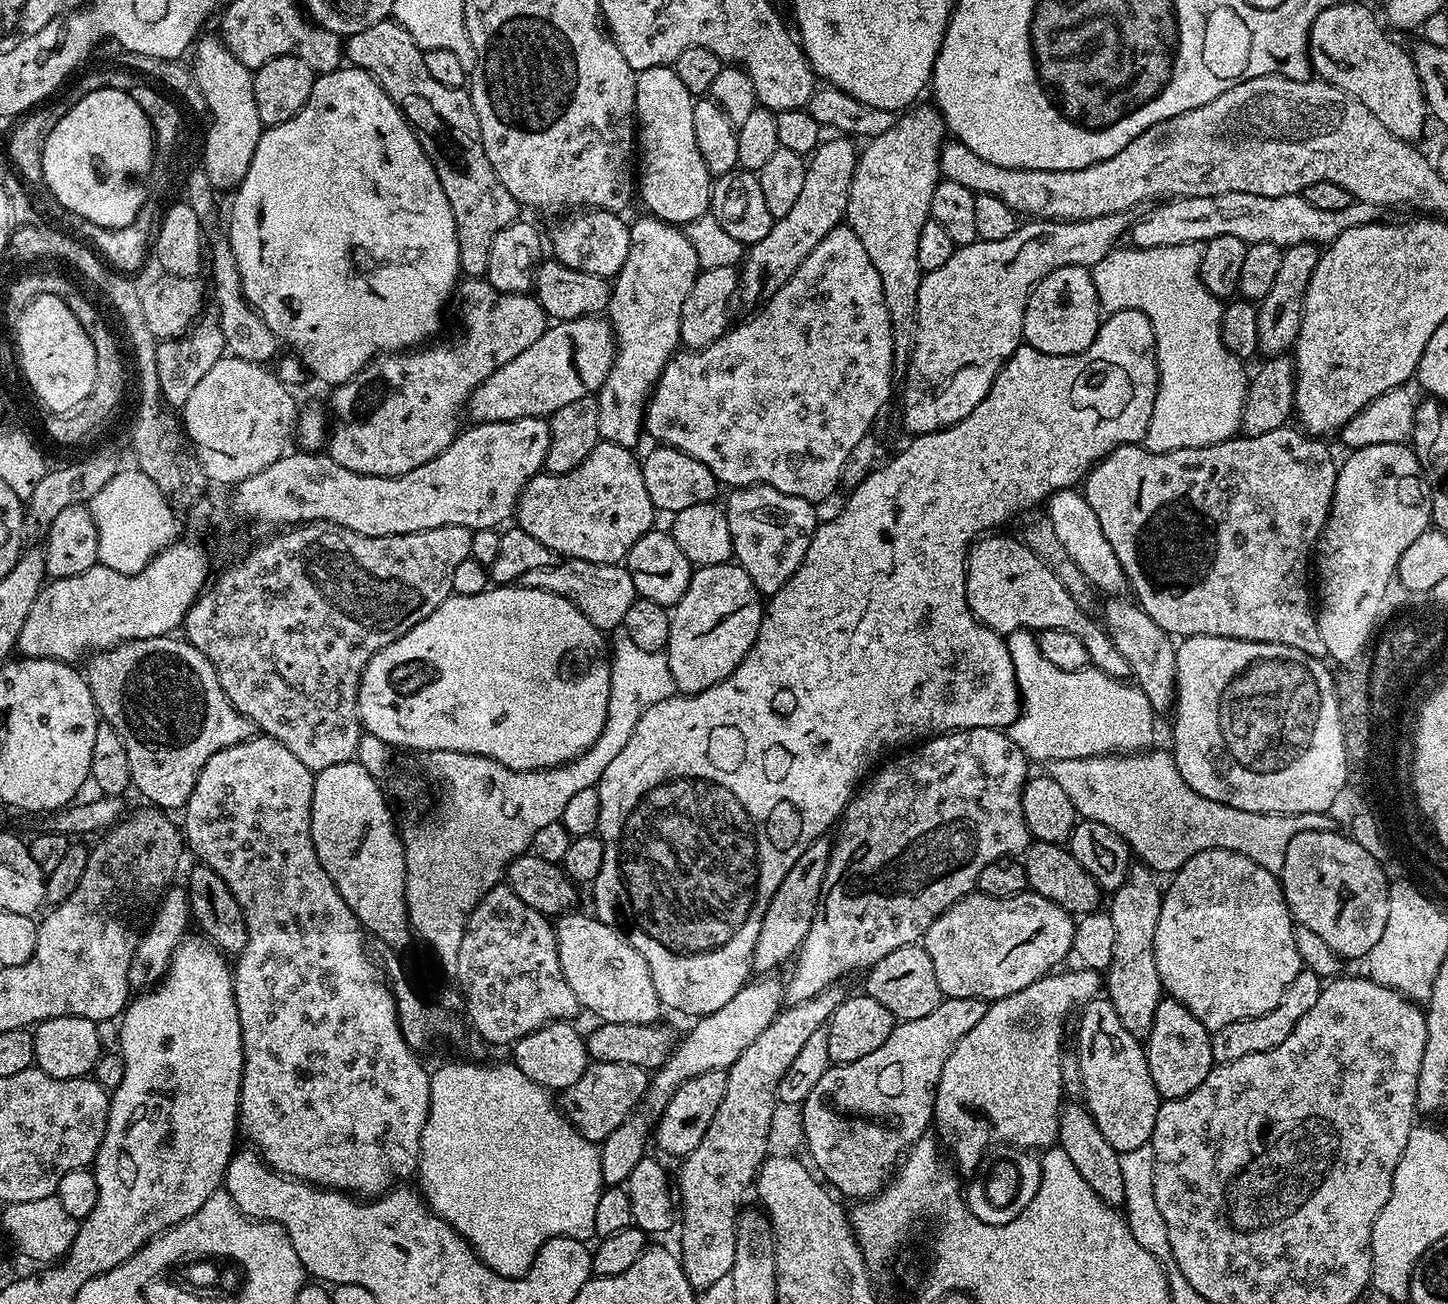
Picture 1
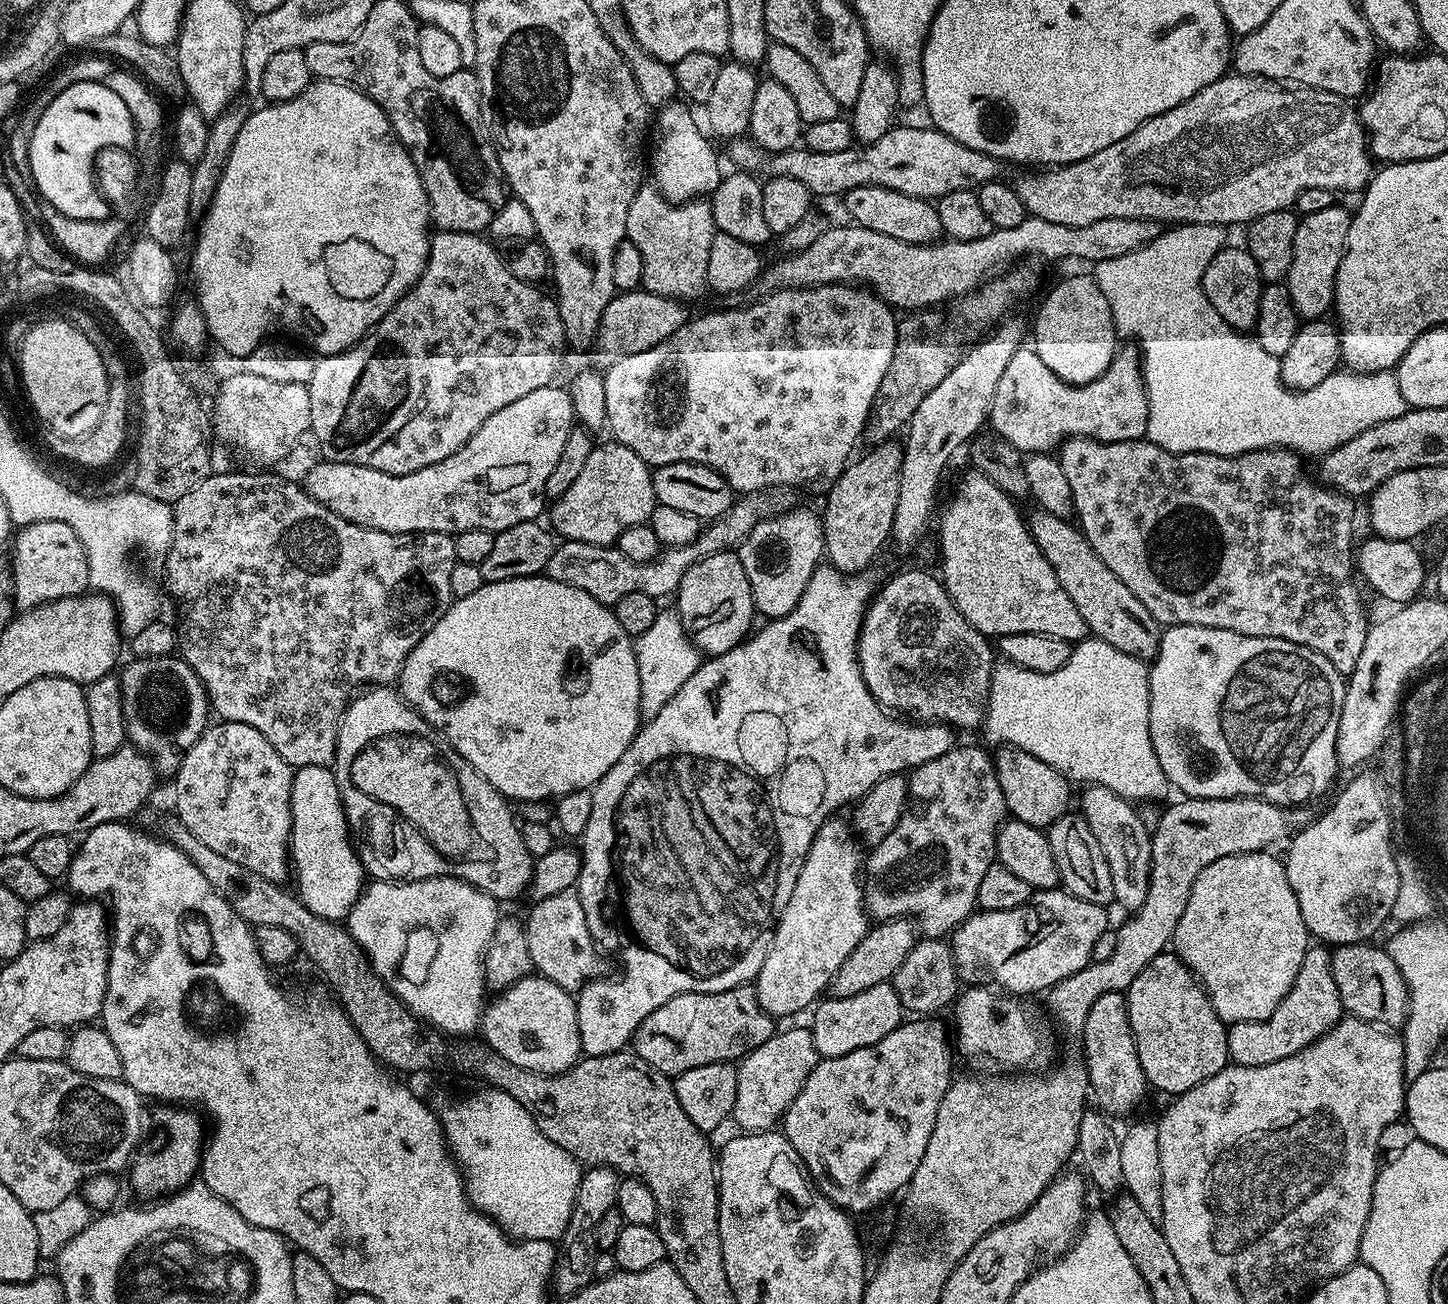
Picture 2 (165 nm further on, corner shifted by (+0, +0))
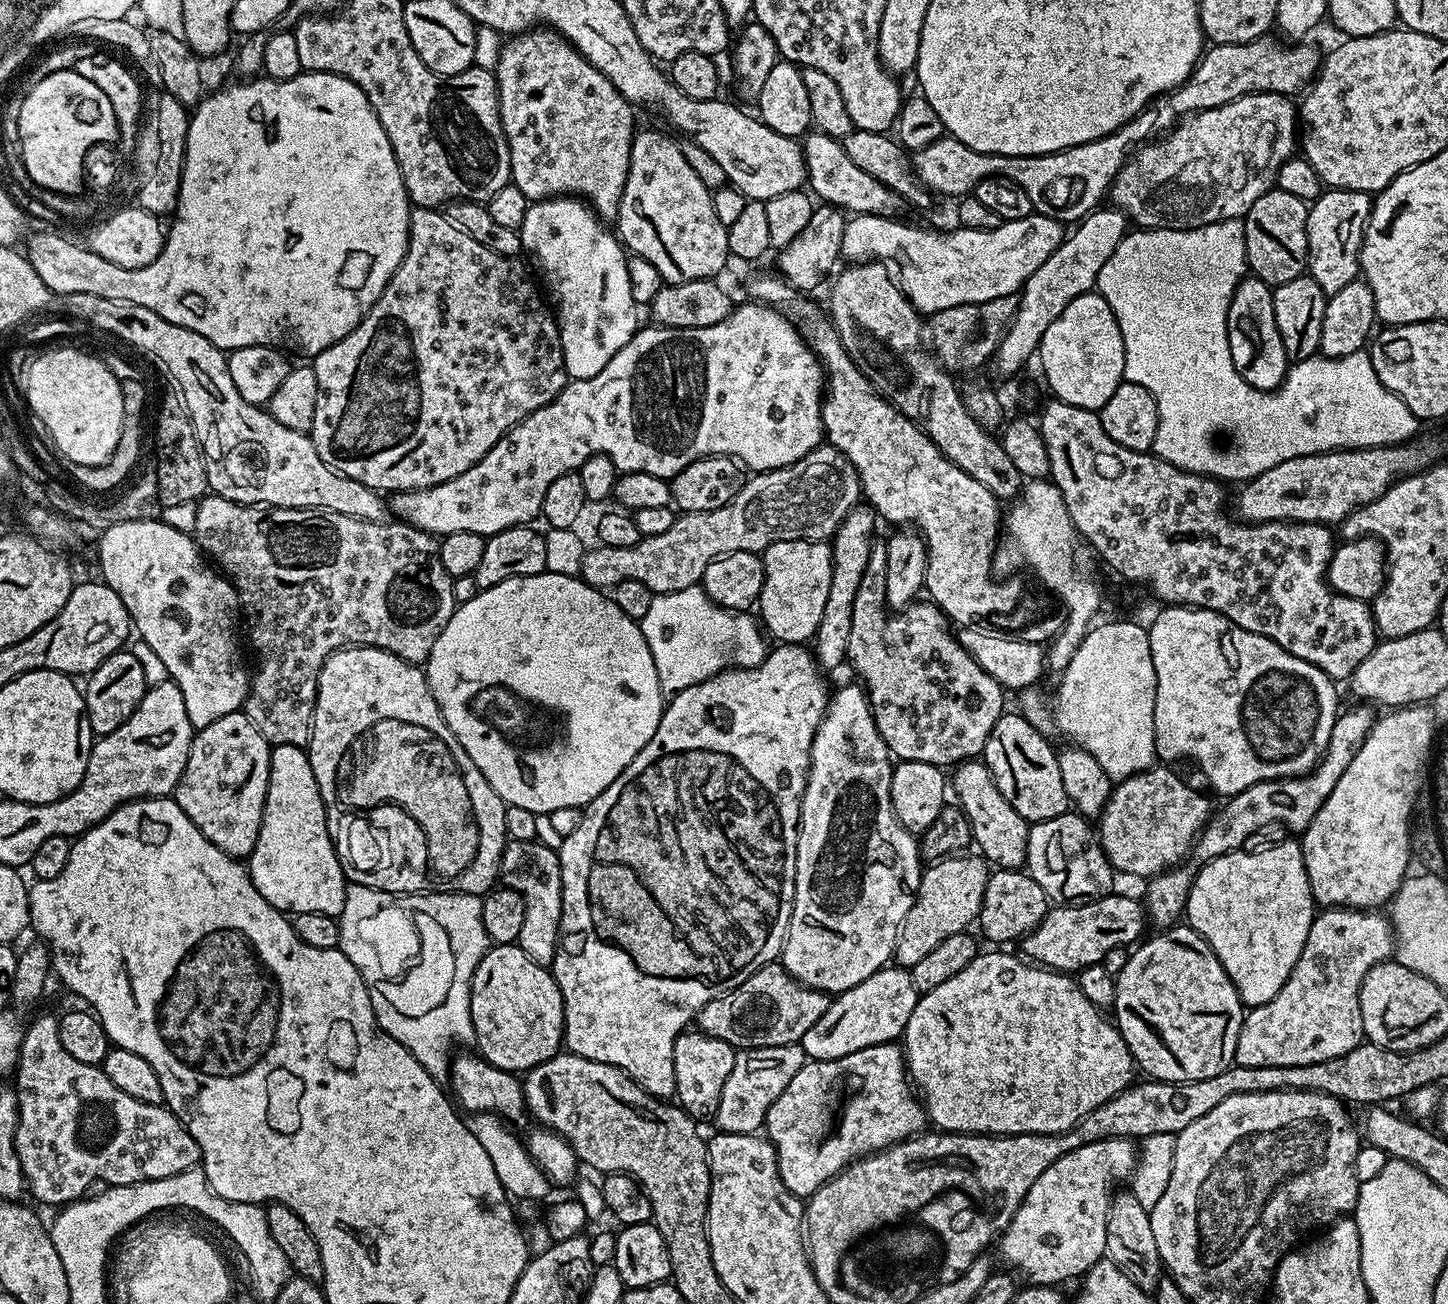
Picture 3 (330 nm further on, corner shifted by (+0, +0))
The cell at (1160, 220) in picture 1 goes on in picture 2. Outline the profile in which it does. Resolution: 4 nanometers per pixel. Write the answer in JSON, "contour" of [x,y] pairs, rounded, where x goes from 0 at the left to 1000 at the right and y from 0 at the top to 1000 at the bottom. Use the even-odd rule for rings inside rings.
{"contour":[[[711,166],[706,170],[706,173],[689,175],[681,179],[681,183],[673,183],[673,186],[652,183],[646,187],[626,187],[620,183],[613,181],[607,174],[604,176],[590,173],[574,175],[570,176],[570,179],[568,179],[568,183],[562,185],[562,189],[557,189],[557,192],[542,196],[539,198],[541,199],[537,200],[534,206],[528,205],[521,217],[521,223],[522,222],[523,228],[527,229],[543,221],[587,218],[599,219],[617,237],[641,238],[644,235],[649,235],[646,233],[651,232],[651,230],[660,231],[674,223],[677,218],[693,209],[697,204],[706,200],[704,199],[706,196],[719,196],[721,199],[735,199],[738,196],[740,199],[752,199],[752,203],[756,204],[758,201],[764,201],[764,198],[775,198],[775,195],[785,193],[798,181],[800,181],[802,177],[802,173],[799,169],[786,167],[761,167],[761,170],[753,170],[753,173],[731,173],[731,170],[722,170],[716,166]]]}

